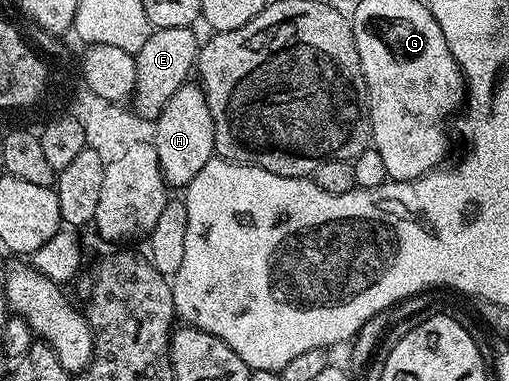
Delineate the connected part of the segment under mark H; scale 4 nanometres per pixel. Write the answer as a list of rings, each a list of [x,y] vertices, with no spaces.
[[[188,81],[169,97],[169,101],[161,109],[161,113],[153,120],[155,137],[153,144],[160,161],[160,171],[166,184],[172,188],[186,188],[187,184],[205,169],[205,165],[215,155],[215,130],[213,129],[213,113],[209,113],[209,105],[205,101],[205,93],[198,82]]]

